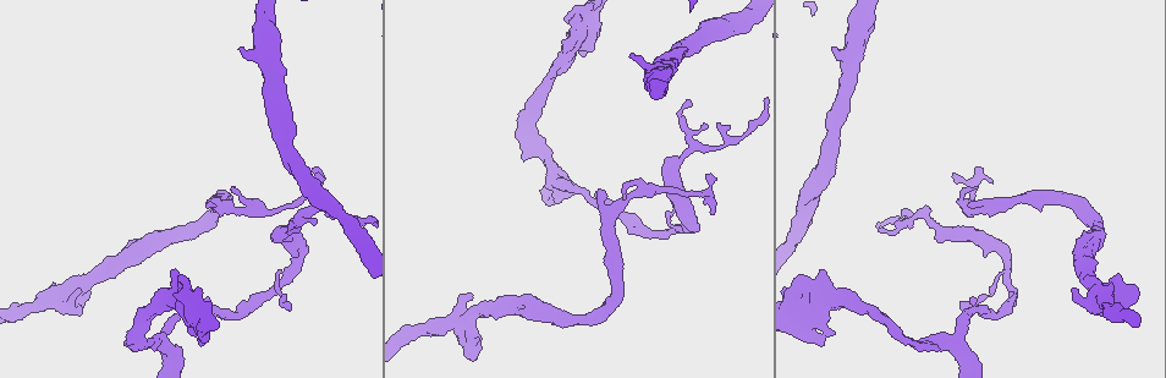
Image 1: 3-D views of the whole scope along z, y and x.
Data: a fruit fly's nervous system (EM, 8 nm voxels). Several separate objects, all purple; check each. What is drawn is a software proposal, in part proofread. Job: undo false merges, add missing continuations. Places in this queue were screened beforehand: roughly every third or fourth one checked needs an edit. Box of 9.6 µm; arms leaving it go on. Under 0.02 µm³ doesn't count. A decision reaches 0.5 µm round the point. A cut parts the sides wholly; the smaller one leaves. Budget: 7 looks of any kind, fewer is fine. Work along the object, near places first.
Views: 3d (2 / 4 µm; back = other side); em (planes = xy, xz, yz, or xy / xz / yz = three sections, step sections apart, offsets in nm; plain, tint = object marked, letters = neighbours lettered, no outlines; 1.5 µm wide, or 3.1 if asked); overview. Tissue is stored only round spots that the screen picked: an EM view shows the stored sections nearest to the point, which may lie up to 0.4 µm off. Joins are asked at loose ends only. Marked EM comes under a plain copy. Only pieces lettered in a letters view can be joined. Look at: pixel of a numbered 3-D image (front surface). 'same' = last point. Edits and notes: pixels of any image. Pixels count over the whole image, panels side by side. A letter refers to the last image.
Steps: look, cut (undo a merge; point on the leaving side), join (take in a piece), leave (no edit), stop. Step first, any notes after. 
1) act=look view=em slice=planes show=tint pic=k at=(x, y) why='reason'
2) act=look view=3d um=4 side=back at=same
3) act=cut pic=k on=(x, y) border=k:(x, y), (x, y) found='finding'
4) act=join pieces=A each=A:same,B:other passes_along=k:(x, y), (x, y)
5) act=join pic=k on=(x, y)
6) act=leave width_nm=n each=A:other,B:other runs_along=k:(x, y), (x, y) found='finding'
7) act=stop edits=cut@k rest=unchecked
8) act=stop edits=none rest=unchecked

act=look view=3d um=2 pic=1 at=(633, 55) why='free end'

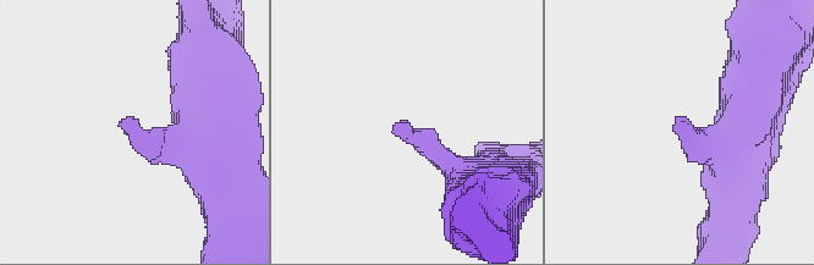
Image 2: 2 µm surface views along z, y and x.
act=look view=em slice=planes show=letters pic=2 at=(131, 117)

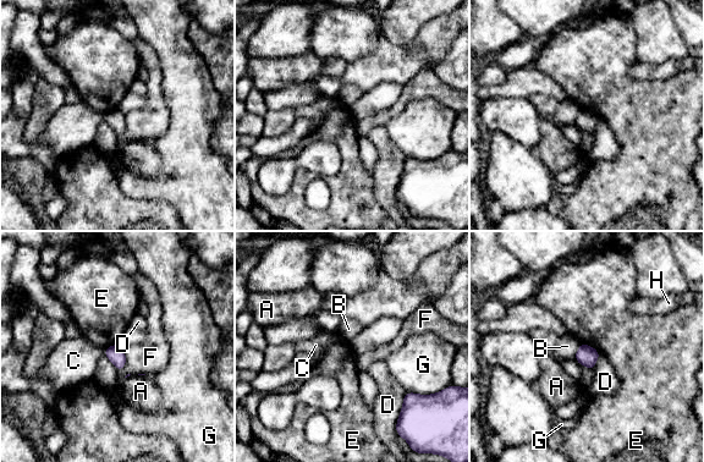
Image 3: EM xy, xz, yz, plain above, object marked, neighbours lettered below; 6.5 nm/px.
act=leave each=A:other,B:other,C:other,D:other,E:other,F:other,G:other,H:other found='none of them fits'

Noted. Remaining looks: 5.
act=look view=em slice=xy step=4 show=letters pic=1 at=(802, 275) why='branch stops here'

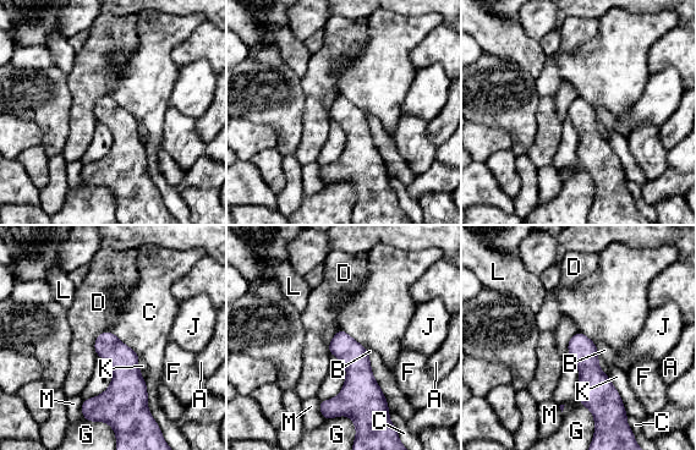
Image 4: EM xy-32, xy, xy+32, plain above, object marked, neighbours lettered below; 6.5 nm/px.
act=leave longest_contact=K:380nm each=A:other,B:other,C:other,D:other,F:other,G:other,J:other,K:other,L:other,M:other border=4:(110, 330), (140, 355) found='no lettered piece goes on from it'

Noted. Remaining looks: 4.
act=look view=em slice=xz step=8 show=letters pic=1 at=(297, 231)

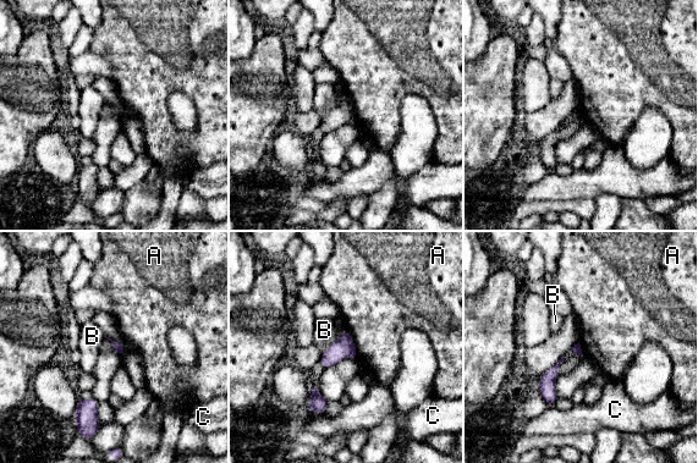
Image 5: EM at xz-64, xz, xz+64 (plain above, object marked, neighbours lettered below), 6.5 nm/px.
act=look view=em slice=planes show=letters at=same

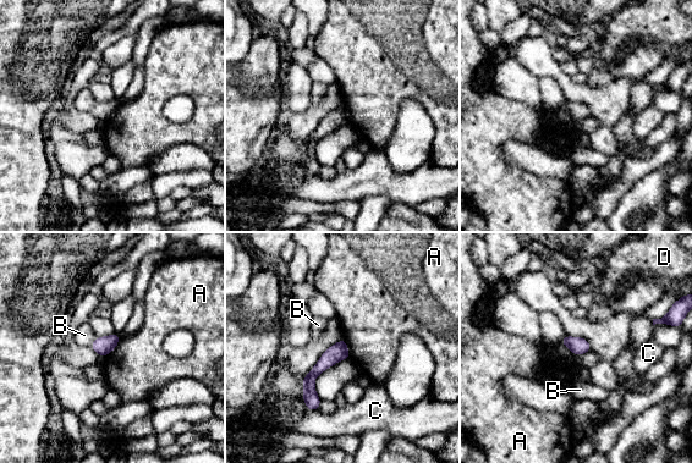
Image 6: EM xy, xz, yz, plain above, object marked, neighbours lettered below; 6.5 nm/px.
act=leave each=A:other,B:other,C:other,D:other found='none of them fits'

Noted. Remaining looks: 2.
act=stop edits=none rest=unchecked

